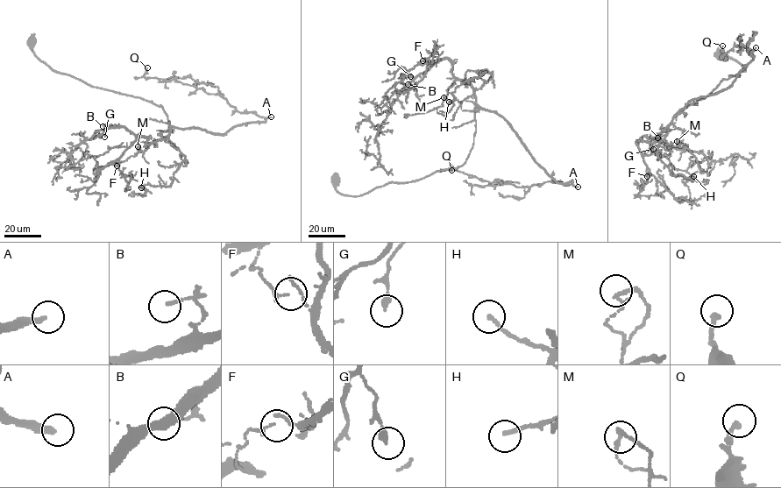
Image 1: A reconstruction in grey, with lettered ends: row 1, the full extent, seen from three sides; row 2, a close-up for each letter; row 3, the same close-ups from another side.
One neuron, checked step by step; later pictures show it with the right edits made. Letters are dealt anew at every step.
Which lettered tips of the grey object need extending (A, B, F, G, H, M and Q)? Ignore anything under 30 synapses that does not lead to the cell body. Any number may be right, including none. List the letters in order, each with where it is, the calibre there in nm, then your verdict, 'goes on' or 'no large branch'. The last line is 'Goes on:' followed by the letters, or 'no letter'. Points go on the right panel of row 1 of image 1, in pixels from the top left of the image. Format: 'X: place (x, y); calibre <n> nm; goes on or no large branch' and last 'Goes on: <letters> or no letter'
A: place (756, 47); calibre 280 nm; goes on
B: place (657, 137); calibre 140 nm; no large branch
F: place (647, 176); calibre 100 nm; no large branch
G: place (653, 149); calibre 260 nm; no large branch
H: place (693, 176); calibre 170 nm; no large branch
M: place (677, 141); calibre 150 nm; no large branch
Q: place (722, 45); calibre 200 nm; no large branch
Goes on: A

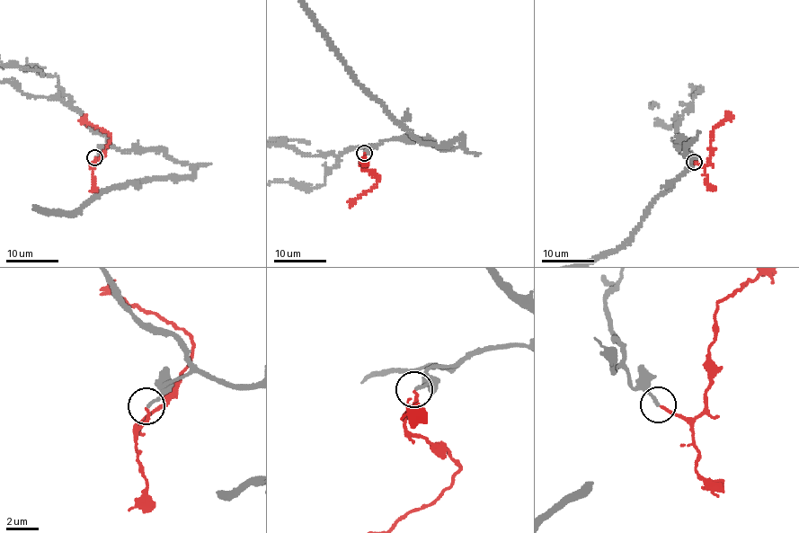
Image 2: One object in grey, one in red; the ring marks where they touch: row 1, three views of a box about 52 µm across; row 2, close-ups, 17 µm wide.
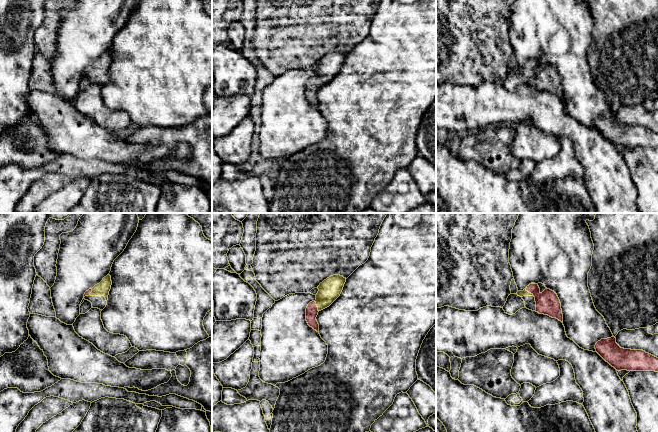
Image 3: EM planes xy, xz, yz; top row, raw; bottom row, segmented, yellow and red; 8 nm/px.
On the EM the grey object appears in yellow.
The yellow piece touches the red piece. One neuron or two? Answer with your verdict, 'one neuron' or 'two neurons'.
one neuron

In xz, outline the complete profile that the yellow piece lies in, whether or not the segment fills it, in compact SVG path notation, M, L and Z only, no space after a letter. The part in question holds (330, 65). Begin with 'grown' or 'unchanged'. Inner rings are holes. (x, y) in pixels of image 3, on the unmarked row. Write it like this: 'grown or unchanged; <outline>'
grown; M333 51L324 56L318 62L316 76L308 80L306 84L306 97L310 103L319 108L319 100L316 96L318 88L329 83L341 70L346 54Z

